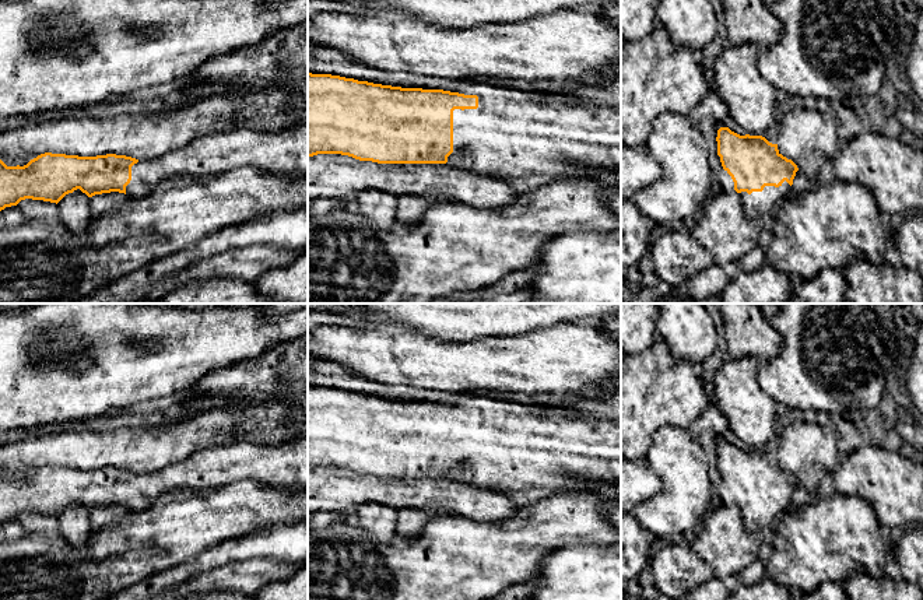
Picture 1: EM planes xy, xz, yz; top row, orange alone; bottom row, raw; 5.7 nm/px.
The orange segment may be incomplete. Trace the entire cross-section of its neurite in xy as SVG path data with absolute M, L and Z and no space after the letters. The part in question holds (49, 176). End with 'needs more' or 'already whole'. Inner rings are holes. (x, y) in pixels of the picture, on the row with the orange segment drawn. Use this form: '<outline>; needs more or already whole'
M308 120L280 131L242 127L204 134L151 159L136 159L116 154L78 157L52 152L41 154L24 166L7 166L0 159L0 211L17 206L25 199L57 204L66 194L77 189L88 197L119 192L127 194L129 199L140 199L159 182L173 176L207 178L243 166L252 166L269 176L285 176L291 180L308 178Z; needs more

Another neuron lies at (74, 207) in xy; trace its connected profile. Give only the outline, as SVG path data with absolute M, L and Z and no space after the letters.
M77 189L66 194L57 207L60 220L71 231L73 238L88 242L88 227L92 218L90 197Z

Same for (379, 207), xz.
M368 190L357 197L352 210L380 229L390 229L396 222L397 197L379 190Z

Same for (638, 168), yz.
M621 143L621 203L661 176L661 166L646 148L631 148Z

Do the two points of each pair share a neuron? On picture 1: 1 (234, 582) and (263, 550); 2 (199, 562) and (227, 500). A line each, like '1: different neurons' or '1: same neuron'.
1: different neurons
2: different neurons

